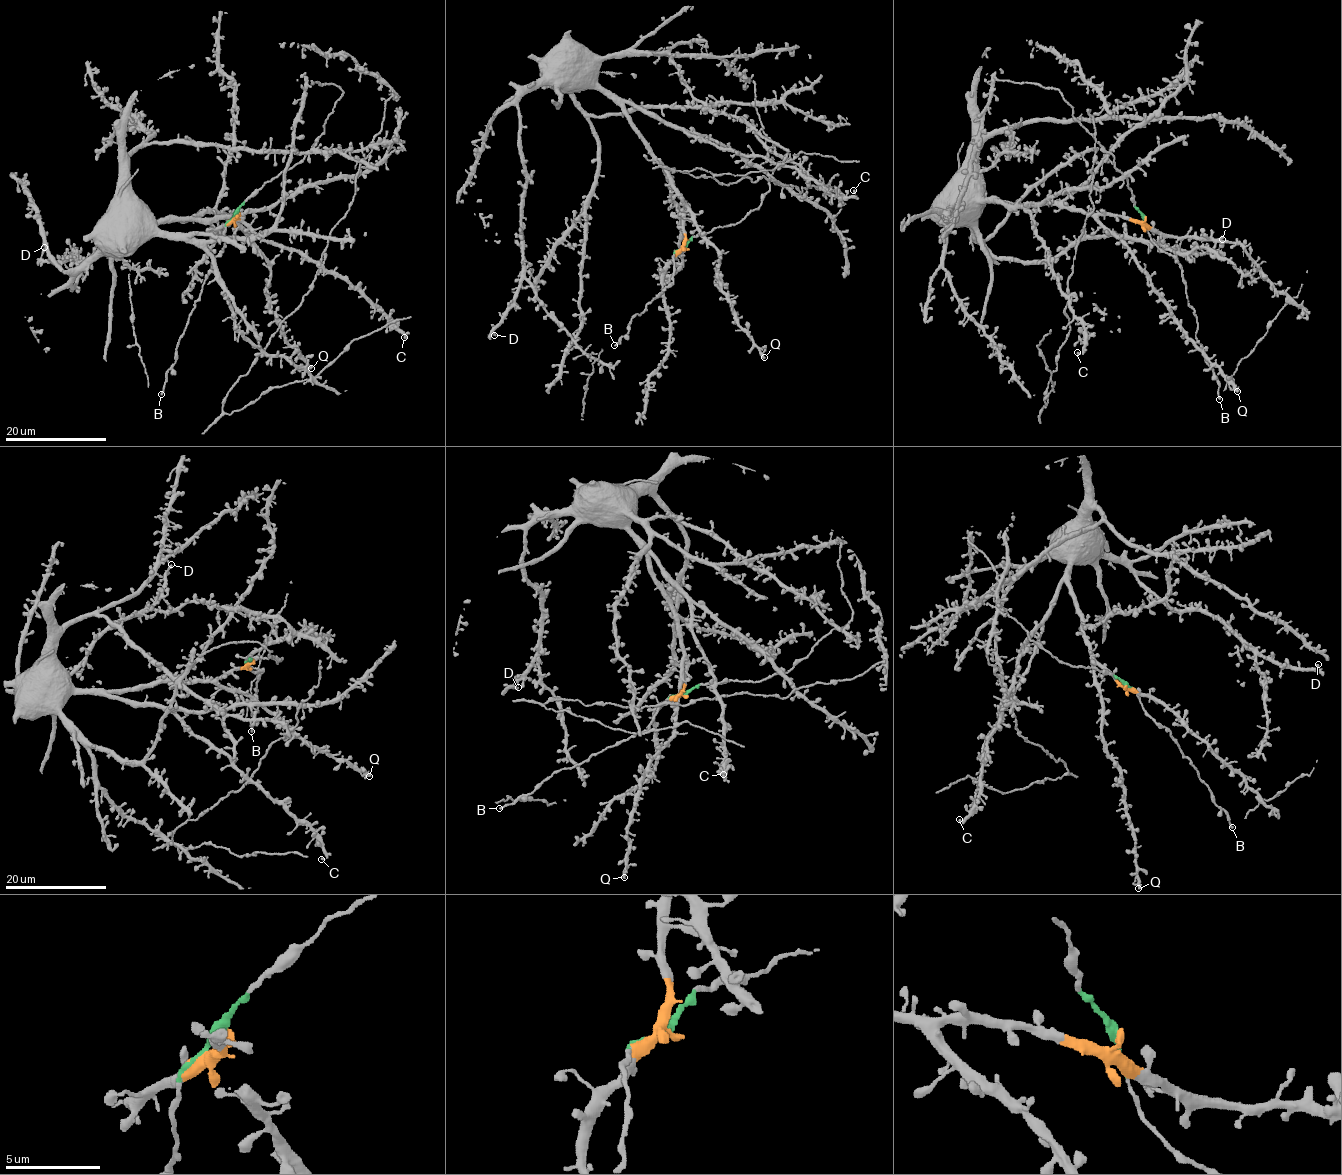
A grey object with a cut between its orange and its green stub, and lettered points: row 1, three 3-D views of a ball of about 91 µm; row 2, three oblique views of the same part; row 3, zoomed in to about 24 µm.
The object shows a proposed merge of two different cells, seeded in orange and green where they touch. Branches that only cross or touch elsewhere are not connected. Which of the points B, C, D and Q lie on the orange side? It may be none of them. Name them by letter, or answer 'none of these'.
C, D, Q

